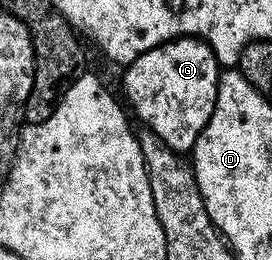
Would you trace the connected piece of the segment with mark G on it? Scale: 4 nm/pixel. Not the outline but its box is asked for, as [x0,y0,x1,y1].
[123,38,221,152]

